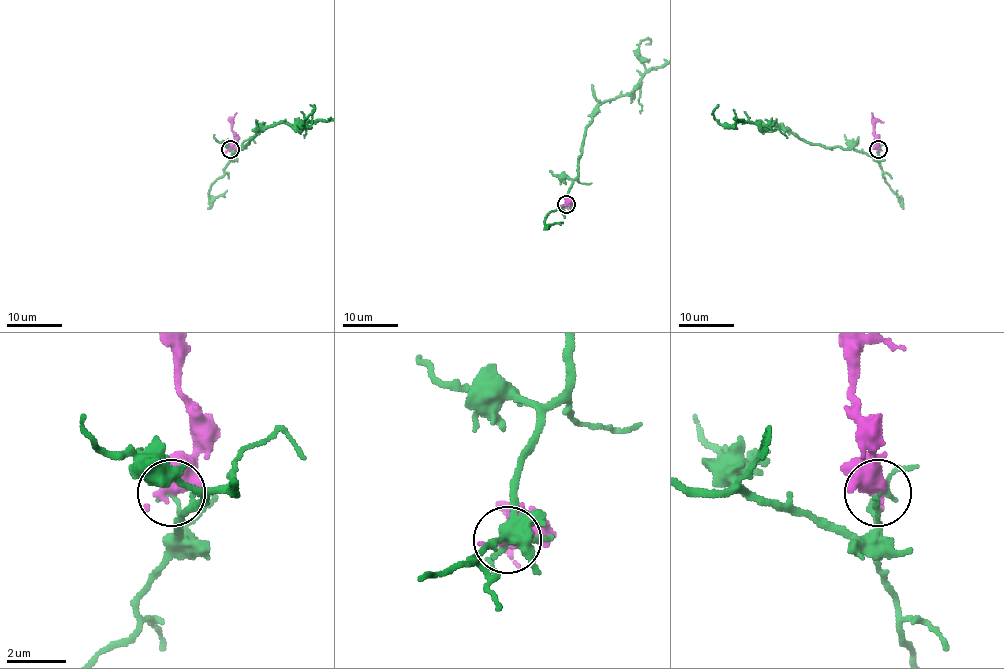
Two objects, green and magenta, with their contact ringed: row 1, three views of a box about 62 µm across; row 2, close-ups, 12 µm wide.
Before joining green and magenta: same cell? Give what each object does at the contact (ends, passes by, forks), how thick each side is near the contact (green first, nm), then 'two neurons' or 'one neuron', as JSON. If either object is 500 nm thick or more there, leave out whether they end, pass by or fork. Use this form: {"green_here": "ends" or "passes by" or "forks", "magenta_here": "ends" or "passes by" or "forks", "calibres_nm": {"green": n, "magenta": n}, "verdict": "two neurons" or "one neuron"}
{"calibres_nm": {"green": 150, "magenta": 600}, "verdict": "two neurons"}

